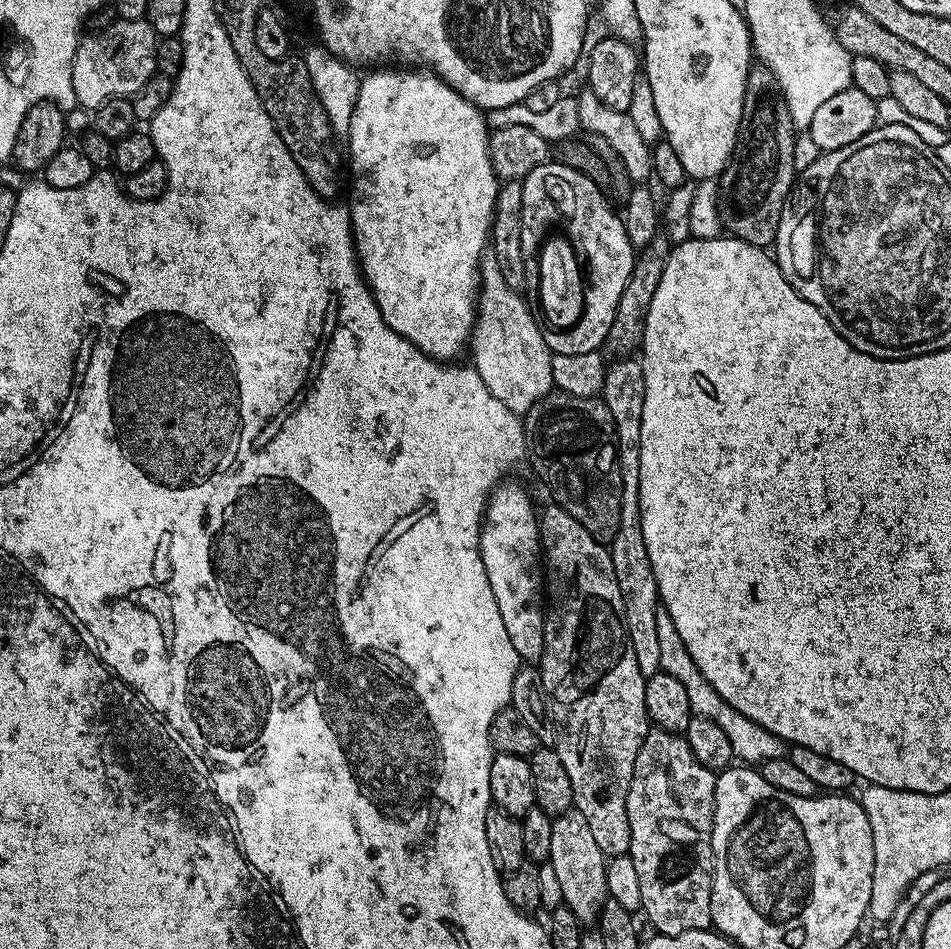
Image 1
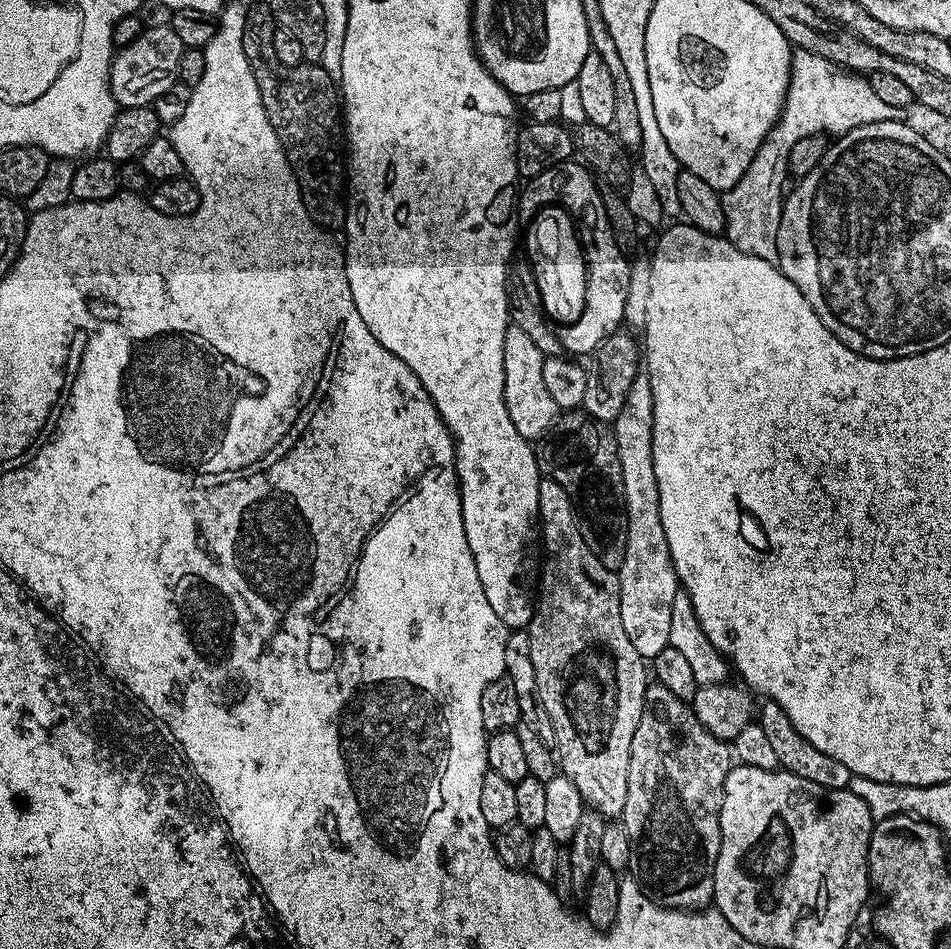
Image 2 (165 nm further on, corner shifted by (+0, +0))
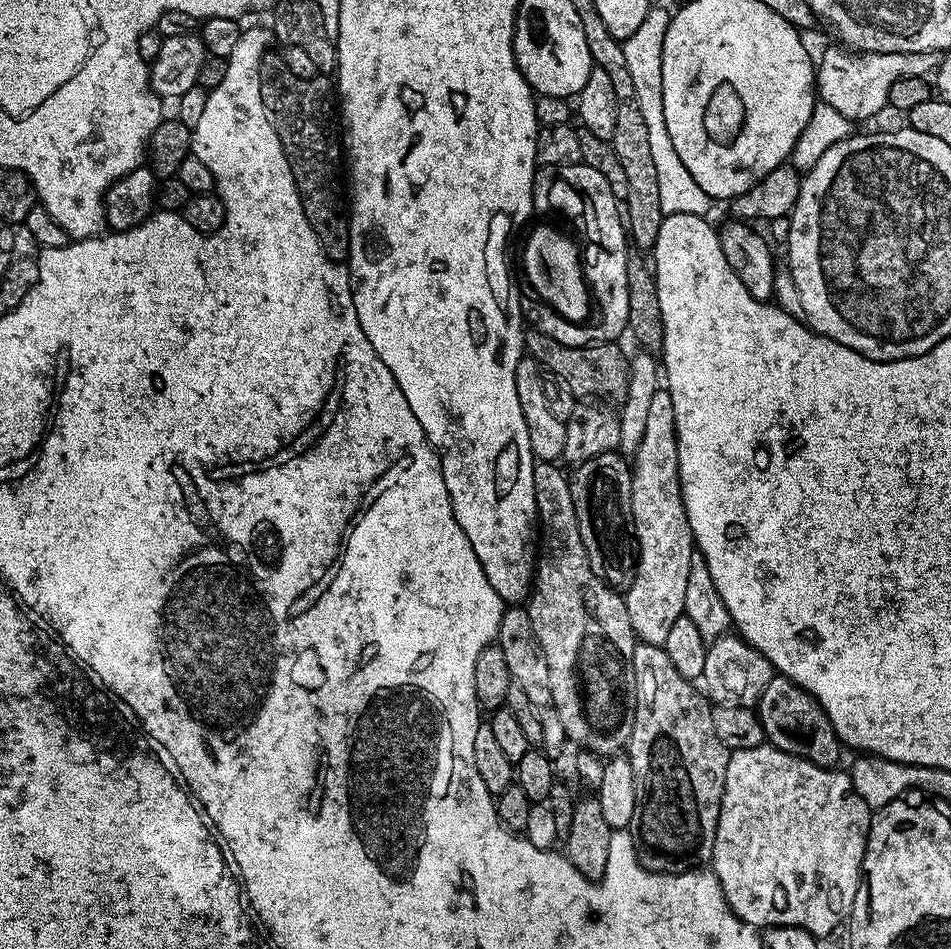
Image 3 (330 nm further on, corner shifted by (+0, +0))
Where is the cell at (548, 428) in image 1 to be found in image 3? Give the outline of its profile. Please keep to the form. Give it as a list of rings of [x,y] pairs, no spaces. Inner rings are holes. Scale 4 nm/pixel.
[[[619,451],[598,454],[586,462],[575,465],[570,472],[574,510],[578,518],[578,526],[582,534],[582,546],[586,546],[586,558],[590,558],[590,566],[594,574],[609,588],[626,590],[634,582],[636,573],[636,527],[634,514],[630,510],[630,494],[632,493],[632,470],[629,461]]]

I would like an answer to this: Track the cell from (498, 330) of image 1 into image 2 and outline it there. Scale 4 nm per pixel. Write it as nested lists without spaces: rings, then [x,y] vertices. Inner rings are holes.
[[[509,326],[506,330],[506,342],[502,354],[504,367],[504,401],[506,410],[510,410],[510,422],[514,422],[518,434],[529,442],[539,441],[552,428],[556,421],[558,409],[554,398],[546,390],[546,381],[542,379],[542,366],[545,356],[538,346],[523,331]]]

